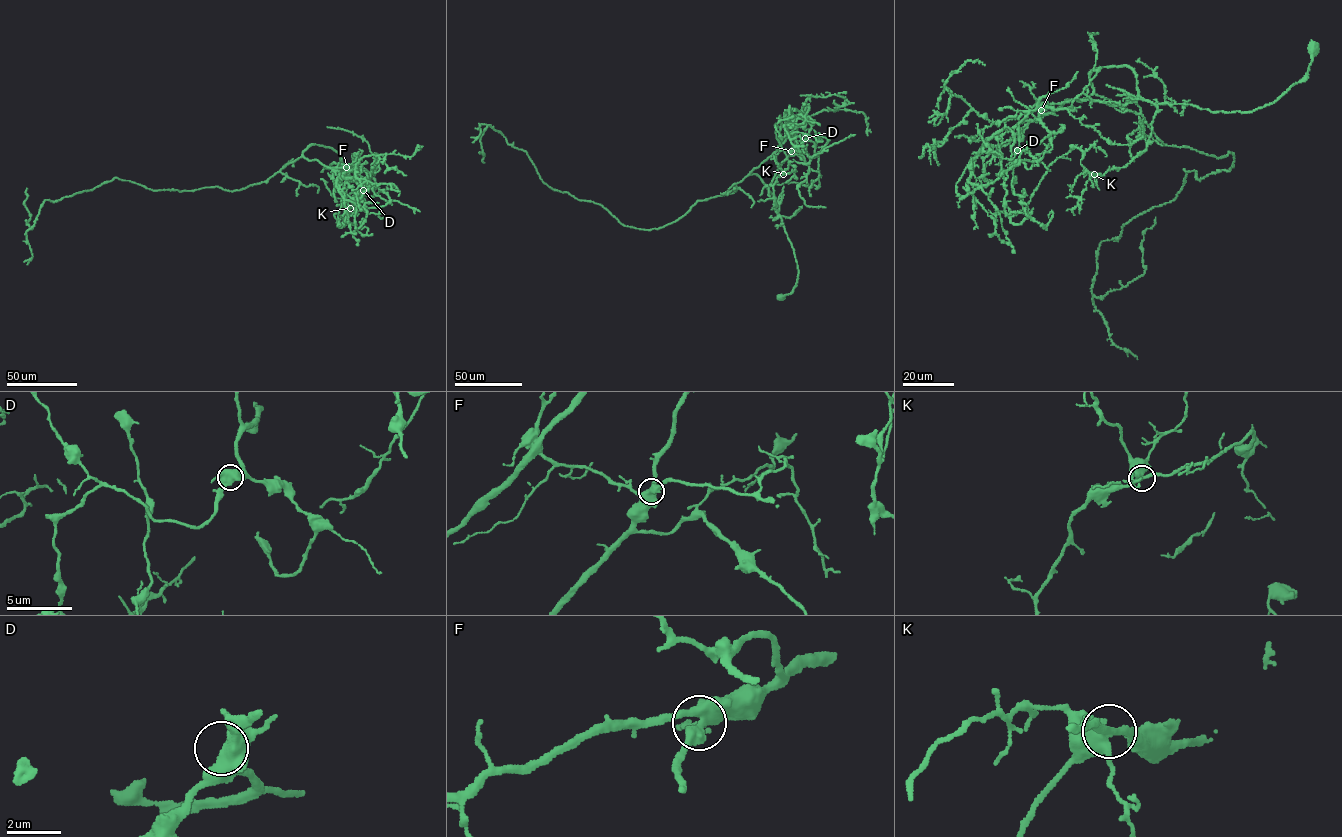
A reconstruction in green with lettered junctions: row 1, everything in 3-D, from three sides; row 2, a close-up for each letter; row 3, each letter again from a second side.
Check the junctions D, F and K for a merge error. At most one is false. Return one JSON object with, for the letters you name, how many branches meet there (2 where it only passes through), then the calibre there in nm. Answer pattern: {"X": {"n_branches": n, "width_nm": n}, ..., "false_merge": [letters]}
{"false_merge": []}

